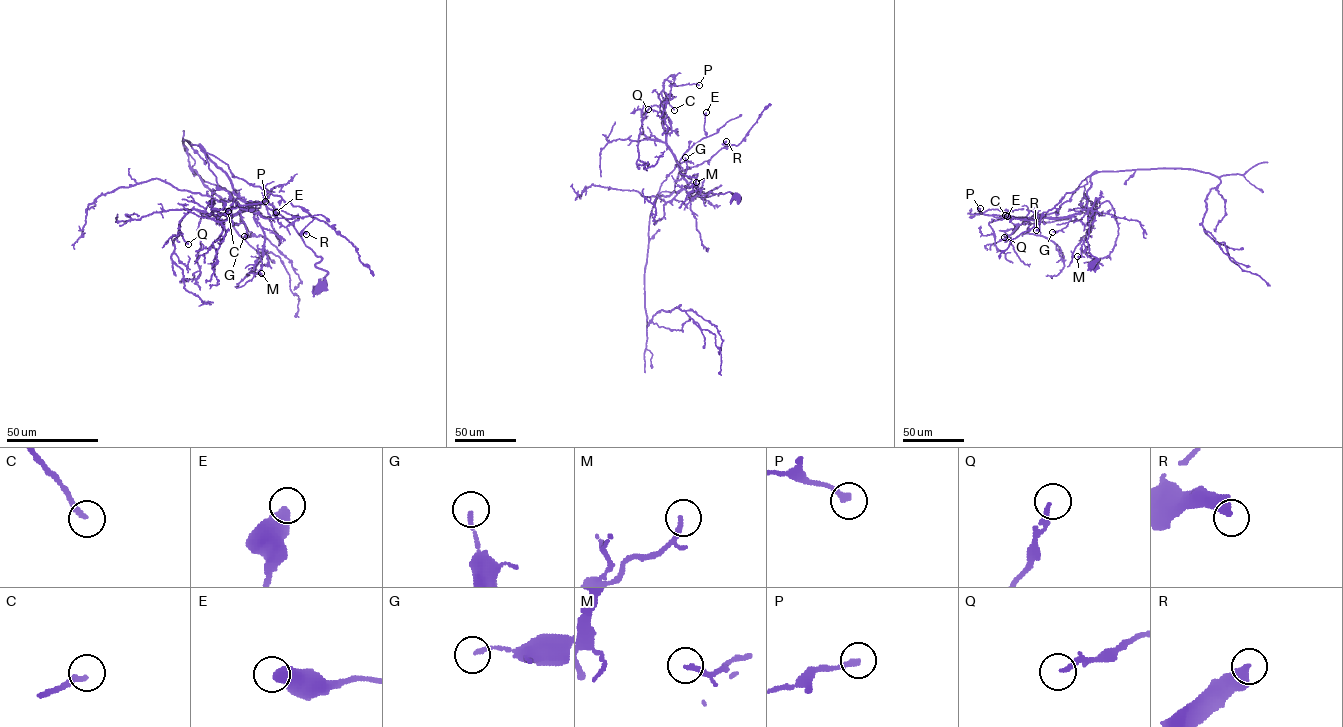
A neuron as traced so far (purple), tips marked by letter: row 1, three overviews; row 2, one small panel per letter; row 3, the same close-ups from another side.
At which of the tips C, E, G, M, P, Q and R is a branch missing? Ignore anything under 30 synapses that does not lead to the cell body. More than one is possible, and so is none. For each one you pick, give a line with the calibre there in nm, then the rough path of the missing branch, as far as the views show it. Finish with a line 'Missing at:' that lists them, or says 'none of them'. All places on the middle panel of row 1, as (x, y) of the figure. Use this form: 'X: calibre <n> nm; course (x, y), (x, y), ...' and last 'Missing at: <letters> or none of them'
Missing at: none of them

